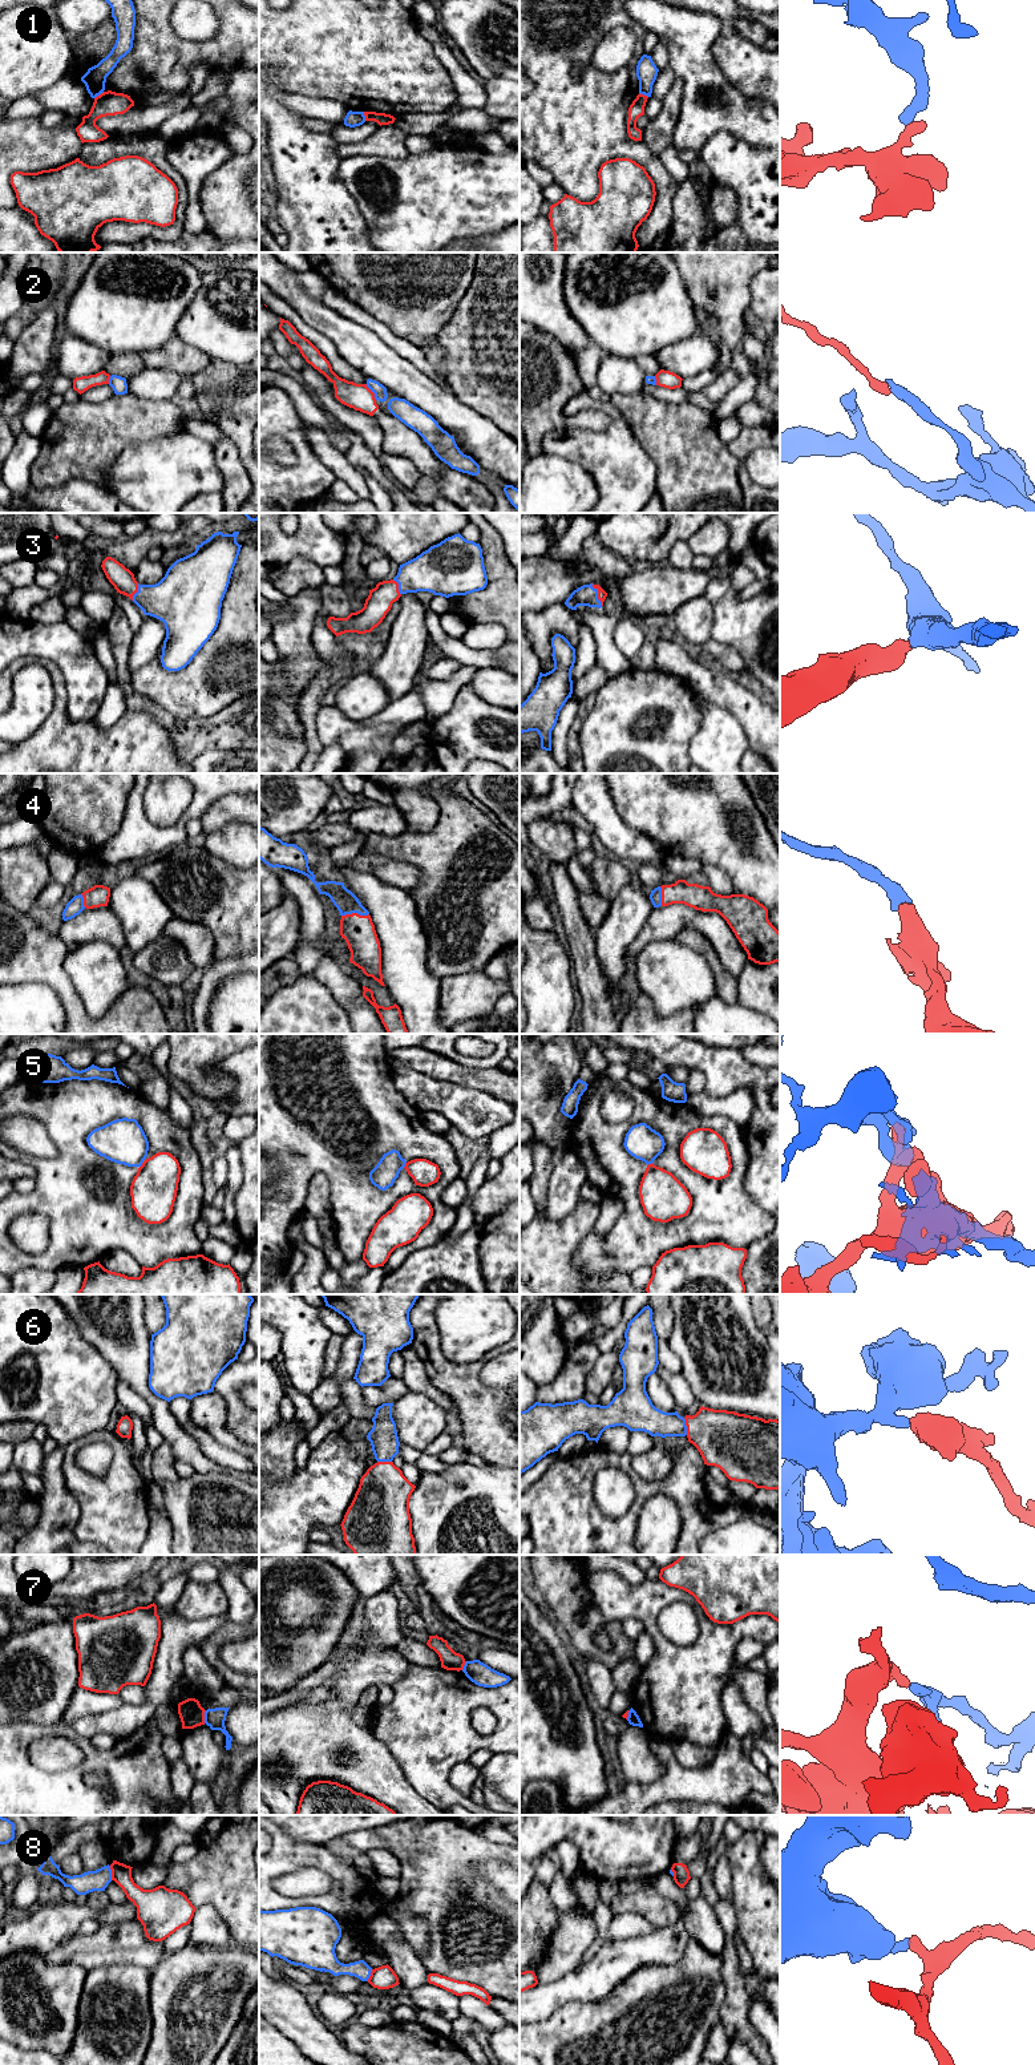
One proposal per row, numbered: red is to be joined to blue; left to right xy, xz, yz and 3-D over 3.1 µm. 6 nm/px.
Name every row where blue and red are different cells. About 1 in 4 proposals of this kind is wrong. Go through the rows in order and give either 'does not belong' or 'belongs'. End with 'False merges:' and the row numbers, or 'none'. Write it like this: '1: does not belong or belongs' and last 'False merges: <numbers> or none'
1: does not belong
2: does not belong
3: belongs
4: belongs
5: does not belong
6: belongs
7: does not belong
8: does not belong
False merges: 1, 2, 5, 7, 8

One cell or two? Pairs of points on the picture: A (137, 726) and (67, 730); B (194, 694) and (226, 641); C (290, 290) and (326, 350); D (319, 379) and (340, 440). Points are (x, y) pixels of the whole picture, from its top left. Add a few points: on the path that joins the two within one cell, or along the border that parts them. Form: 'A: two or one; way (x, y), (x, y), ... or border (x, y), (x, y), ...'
A: one; way (120, 738), (84, 738)
B: one; way (207, 681), (226, 662), (226, 654)
C: two; border (291, 306), (336, 348)
D: two; border (318, 404), (334, 420)

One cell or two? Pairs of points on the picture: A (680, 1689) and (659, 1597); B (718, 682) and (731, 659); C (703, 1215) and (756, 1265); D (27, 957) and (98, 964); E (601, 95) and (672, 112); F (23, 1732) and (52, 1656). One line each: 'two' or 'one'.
A: one
B: two
C: two
D: two
E: two
F: two

